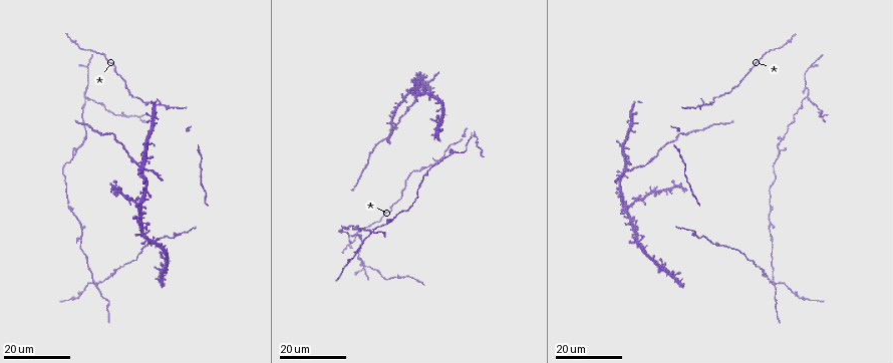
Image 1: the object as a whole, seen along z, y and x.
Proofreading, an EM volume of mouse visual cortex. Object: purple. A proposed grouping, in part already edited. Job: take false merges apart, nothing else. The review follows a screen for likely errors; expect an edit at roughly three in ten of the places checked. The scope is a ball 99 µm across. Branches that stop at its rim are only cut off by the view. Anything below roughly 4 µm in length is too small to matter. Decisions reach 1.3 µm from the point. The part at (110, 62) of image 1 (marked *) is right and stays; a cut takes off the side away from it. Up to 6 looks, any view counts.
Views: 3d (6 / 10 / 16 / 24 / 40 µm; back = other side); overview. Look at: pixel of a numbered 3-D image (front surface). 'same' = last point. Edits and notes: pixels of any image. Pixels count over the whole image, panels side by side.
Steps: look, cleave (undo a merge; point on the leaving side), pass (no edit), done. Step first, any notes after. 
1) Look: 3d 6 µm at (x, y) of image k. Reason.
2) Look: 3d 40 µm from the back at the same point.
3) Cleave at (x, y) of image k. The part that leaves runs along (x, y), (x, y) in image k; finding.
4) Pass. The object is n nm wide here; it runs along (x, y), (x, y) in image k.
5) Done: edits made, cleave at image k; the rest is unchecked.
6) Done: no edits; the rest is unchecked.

Look: 3d 16 µm at (66, 204) of image 1. Sudden change in width.

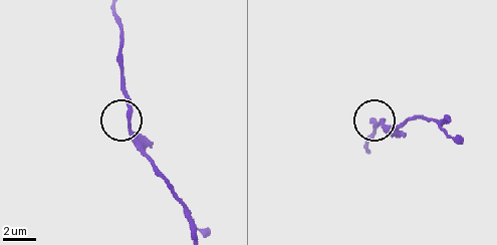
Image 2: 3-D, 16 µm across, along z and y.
Look: 3d 10 µm at (381, 122) of image 2.

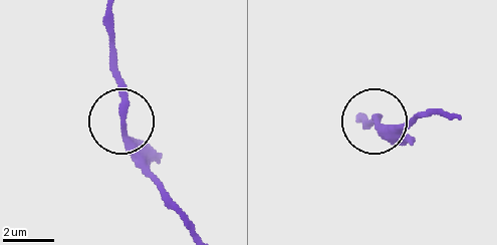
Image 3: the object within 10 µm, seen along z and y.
Pass. The object is 280 nm wide here; all the same neuron.

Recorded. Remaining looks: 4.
Look: 3d 24 µm at (87, 96) of image 1. Three arms meet.

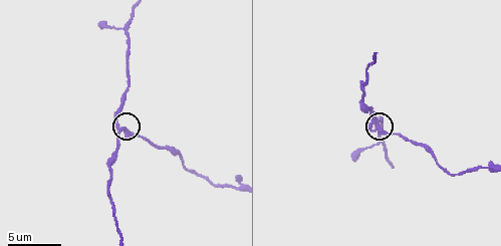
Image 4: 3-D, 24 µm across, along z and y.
Look: 3d 10 µm at (375, 124) of image 4. Zoom in.

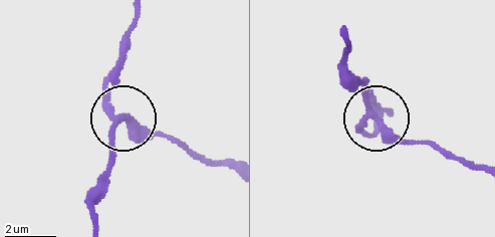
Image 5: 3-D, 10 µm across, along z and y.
Pass. The side arm is 17 µm long; it runs along (345, 36), (368, 134) in image 5; all the same neuron.

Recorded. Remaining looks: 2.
Look: 3d 24 µm at (773, 240) of image 1. Thick turns thin.

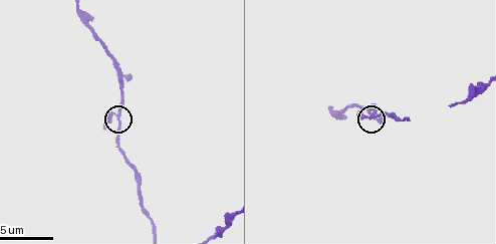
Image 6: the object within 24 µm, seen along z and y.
Look: 3d 10 µm at (119, 115) of image 6. Zoom in.

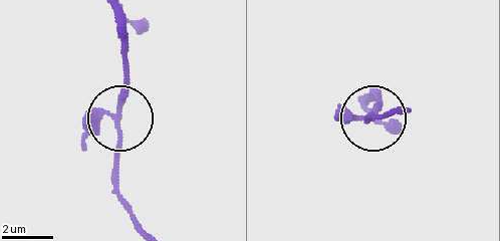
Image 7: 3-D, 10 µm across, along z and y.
Pass. 3 arms meet here; it runs along (141, 223), (116, 184), (122, 37) in image 7; one neuron here.

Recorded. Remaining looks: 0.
Done: no edits; the rest is unchecked.

